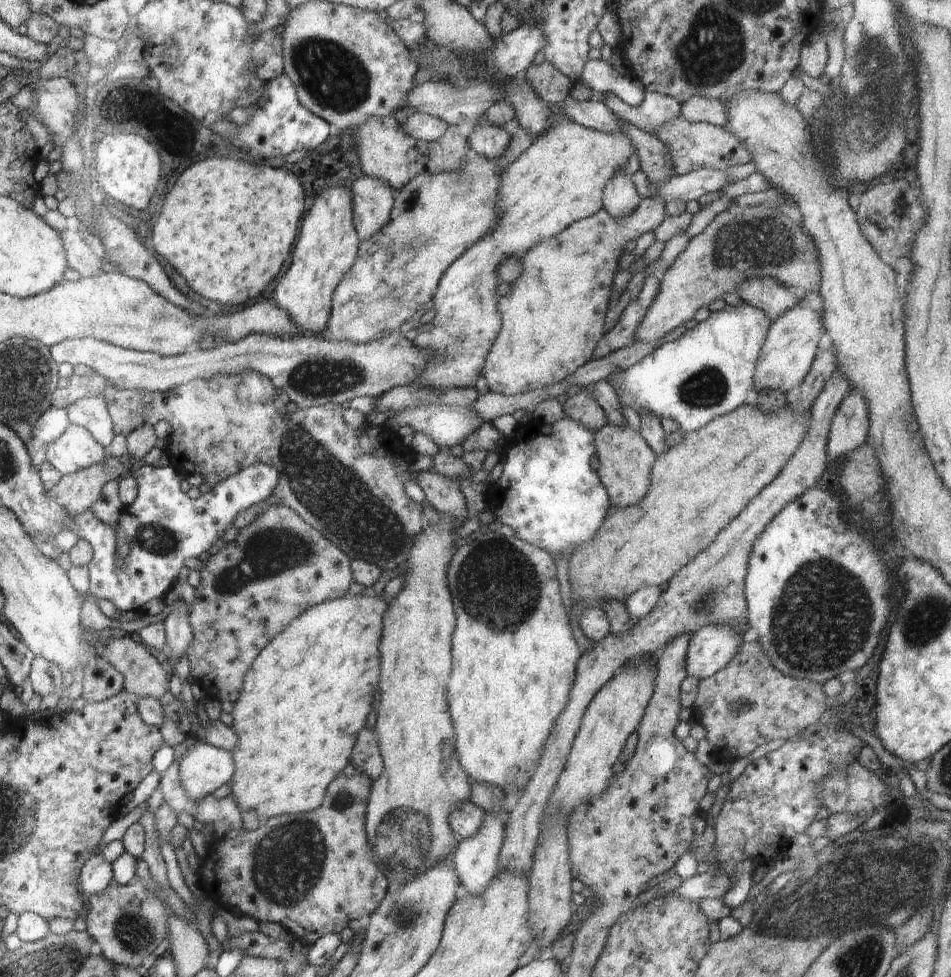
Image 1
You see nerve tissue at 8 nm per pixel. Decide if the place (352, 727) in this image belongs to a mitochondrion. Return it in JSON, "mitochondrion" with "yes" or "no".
{"mitochondrion":"no"}

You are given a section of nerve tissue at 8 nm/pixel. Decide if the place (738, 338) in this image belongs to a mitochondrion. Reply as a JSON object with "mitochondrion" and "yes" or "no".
{"mitochondrion":"no"}

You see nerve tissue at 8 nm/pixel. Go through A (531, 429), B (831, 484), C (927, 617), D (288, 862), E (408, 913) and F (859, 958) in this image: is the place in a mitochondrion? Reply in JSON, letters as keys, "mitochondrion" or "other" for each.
{"A":"other","B":"other","C":"mitochondrion","D":"mitochondrion","E":"mitochondrion","F":"mitochondrion"}

